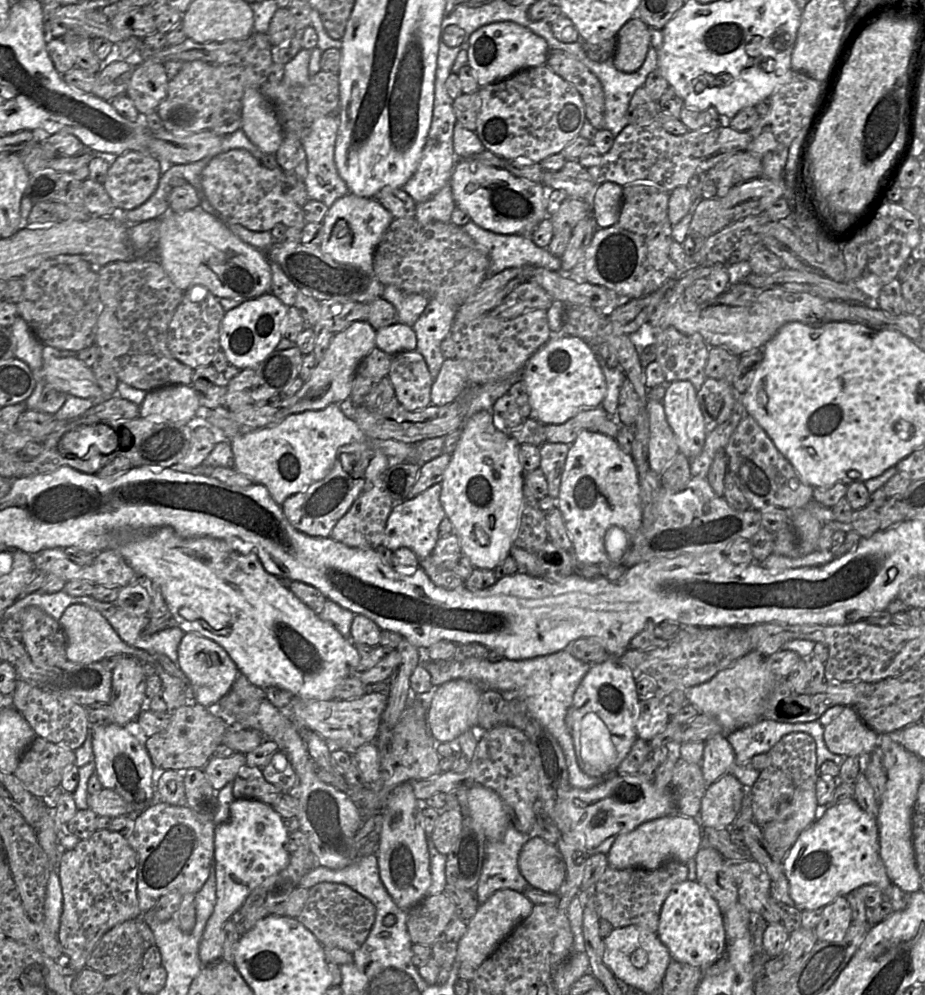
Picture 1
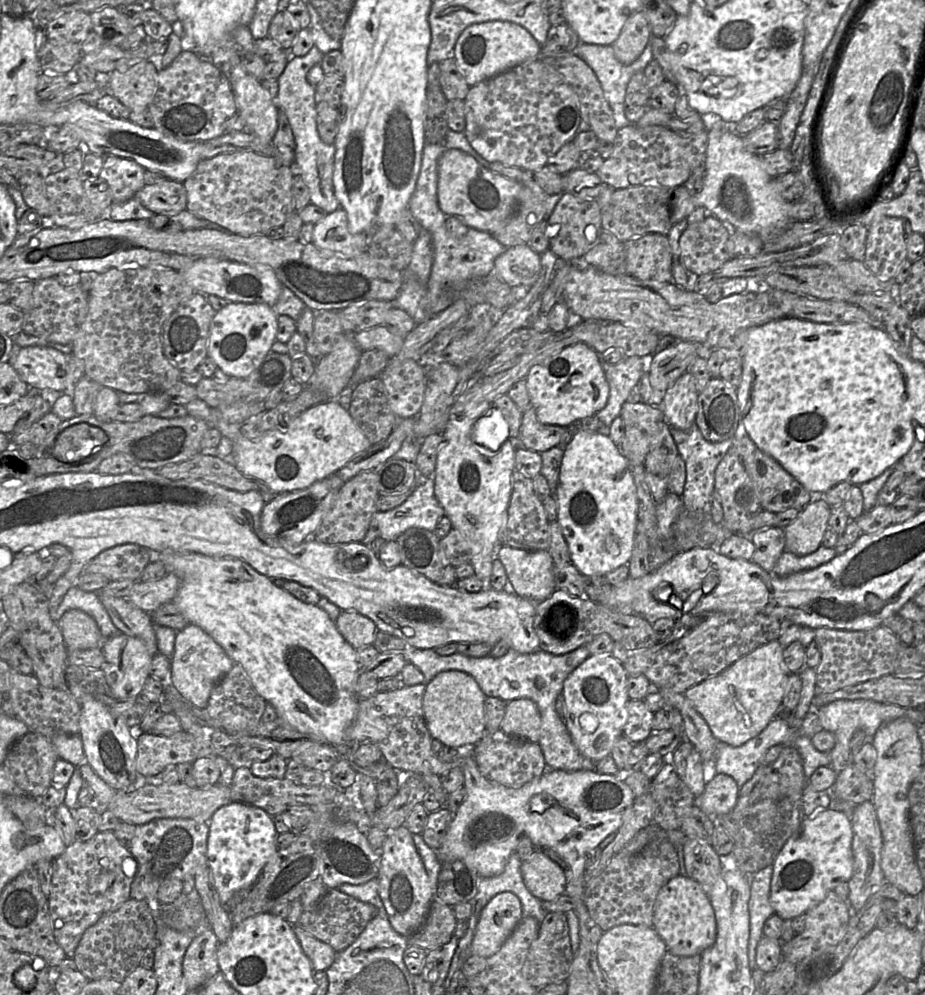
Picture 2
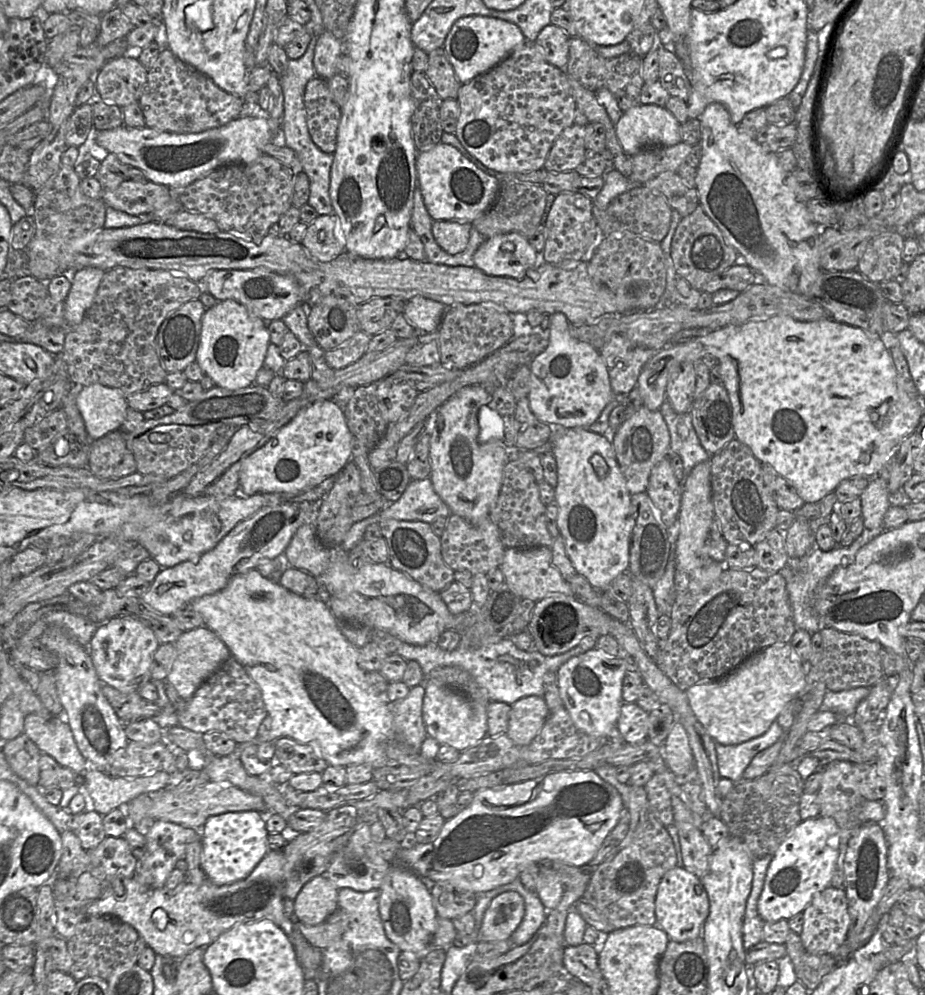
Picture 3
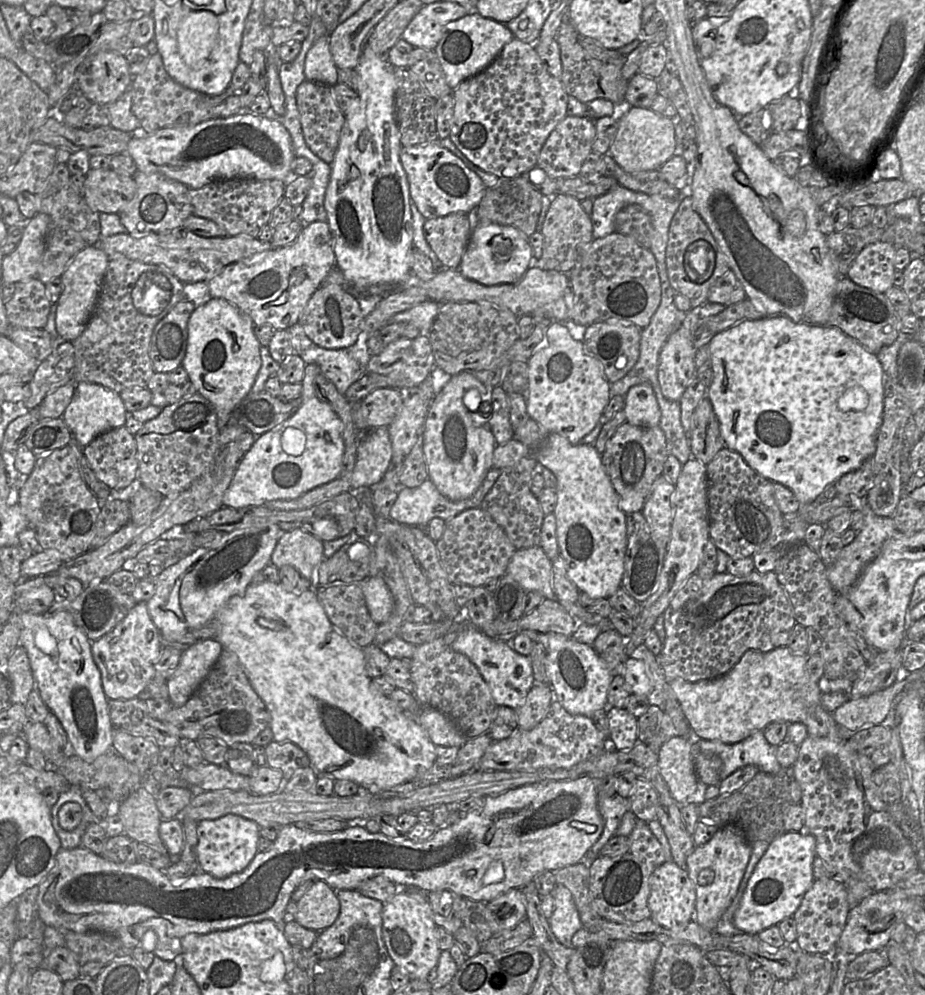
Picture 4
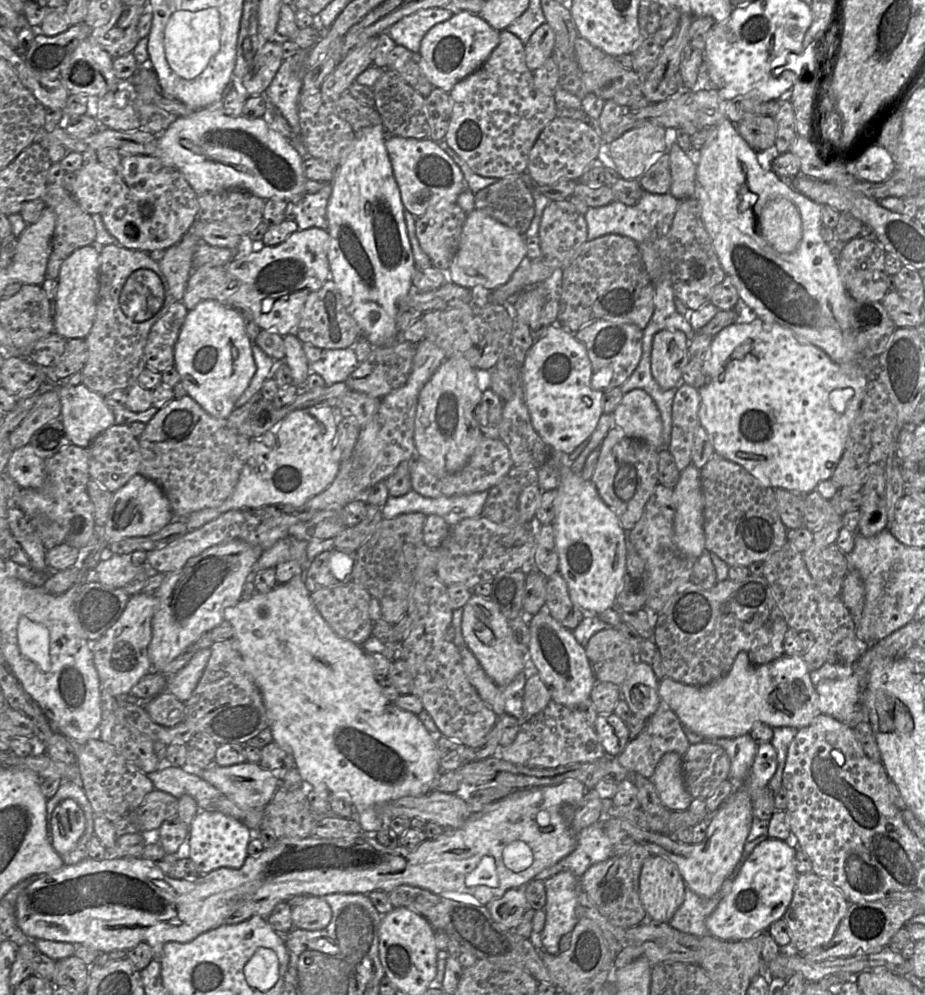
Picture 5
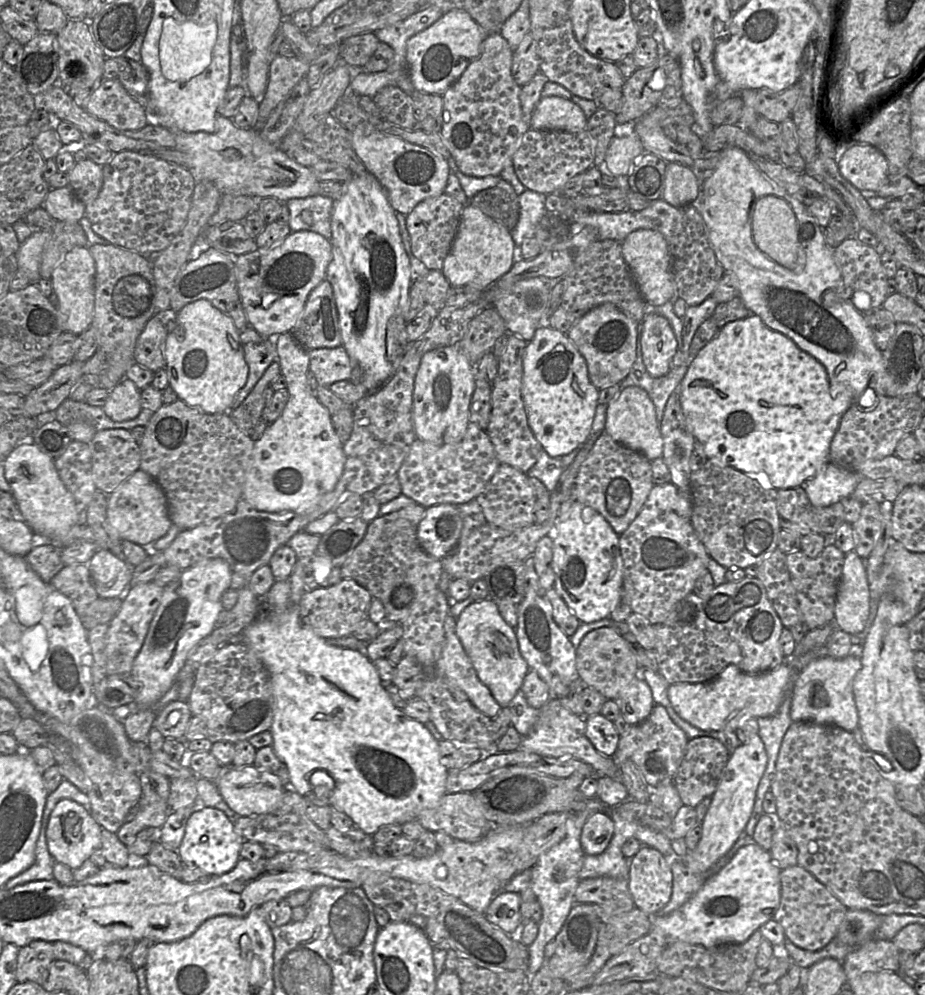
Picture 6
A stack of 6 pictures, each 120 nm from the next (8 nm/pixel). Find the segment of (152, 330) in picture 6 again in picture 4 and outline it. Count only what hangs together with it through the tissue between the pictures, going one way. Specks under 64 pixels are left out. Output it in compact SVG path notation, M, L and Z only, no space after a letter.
M182 300L155 326L150 342L150 359L155 372L171 372L181 366L188 341L188 320L196 306Z

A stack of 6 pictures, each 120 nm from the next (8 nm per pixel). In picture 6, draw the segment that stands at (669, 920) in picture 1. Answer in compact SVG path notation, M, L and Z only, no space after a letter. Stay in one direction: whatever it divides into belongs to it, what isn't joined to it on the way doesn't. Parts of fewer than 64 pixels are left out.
M643 845L638 853L629 859L629 890L635 906L649 916L657 914L667 905L672 895L672 871L666 857L657 849Z

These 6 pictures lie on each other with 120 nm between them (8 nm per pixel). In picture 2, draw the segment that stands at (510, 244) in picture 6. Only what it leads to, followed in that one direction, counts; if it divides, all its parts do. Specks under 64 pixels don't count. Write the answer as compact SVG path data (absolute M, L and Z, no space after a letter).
M528 244L508 247L494 262L494 274L511 287L531 287L541 271L541 254Z

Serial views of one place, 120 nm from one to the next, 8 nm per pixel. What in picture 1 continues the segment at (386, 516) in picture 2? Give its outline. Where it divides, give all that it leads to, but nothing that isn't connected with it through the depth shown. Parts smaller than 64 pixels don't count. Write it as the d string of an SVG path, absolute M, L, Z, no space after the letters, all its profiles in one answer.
M434 484L414 498L395 504L387 519L382 545L391 551L400 547L412 550L418 559L432 555L439 537L439 525L446 514L440 503L441 484Z

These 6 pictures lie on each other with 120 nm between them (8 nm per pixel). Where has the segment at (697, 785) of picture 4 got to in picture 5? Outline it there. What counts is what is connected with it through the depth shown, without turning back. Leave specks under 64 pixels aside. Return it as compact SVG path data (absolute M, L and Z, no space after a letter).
M668 752L658 762L651 777L658 795L669 811L688 810L693 797L687 791L682 774L682 756Z

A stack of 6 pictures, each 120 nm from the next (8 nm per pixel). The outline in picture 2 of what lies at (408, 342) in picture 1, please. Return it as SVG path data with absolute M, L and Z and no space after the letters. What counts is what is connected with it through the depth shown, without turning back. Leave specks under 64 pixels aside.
M383 325L369 328L352 336L362 352L370 349L382 349L390 359L400 352L405 338L405 336L391 333Z

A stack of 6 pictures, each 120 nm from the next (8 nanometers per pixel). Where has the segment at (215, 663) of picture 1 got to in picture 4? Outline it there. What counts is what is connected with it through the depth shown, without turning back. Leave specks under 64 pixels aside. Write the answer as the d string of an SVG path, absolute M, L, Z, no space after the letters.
M216 638L201 639L184 650L181 654L180 662L174 673L168 679L169 700L173 706L183 706L191 695L196 691L202 681L206 678L213 665L218 660L222 644Z

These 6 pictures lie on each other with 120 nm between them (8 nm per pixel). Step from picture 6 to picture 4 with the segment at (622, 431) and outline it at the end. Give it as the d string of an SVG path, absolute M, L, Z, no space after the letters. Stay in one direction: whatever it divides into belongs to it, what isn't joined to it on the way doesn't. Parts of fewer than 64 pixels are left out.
M647 383L635 385L624 397L626 423L641 428L658 426L661 411L652 387Z

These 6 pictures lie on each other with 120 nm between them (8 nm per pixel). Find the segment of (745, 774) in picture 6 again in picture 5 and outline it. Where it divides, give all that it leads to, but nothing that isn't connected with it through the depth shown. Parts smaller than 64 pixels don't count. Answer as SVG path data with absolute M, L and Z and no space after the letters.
M771 743L759 744L746 781L737 787L714 813L710 814L706 836L698 844L678 842L668 835L639 828L627 820L621 820L621 828L638 845L646 847L652 855L664 857L675 863L687 888L699 896L712 897L719 892L725 879L738 864L747 842L753 817L769 821L775 812L774 794L767 785L776 769L775 748Z

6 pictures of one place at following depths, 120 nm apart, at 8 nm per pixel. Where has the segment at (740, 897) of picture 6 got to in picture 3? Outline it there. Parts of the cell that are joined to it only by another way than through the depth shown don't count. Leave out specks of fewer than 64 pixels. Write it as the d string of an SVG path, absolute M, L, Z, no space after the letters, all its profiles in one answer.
M831 817L801 820L781 843L768 867L757 909L765 922L790 919L802 913L814 895L831 887L839 858L839 827Z

